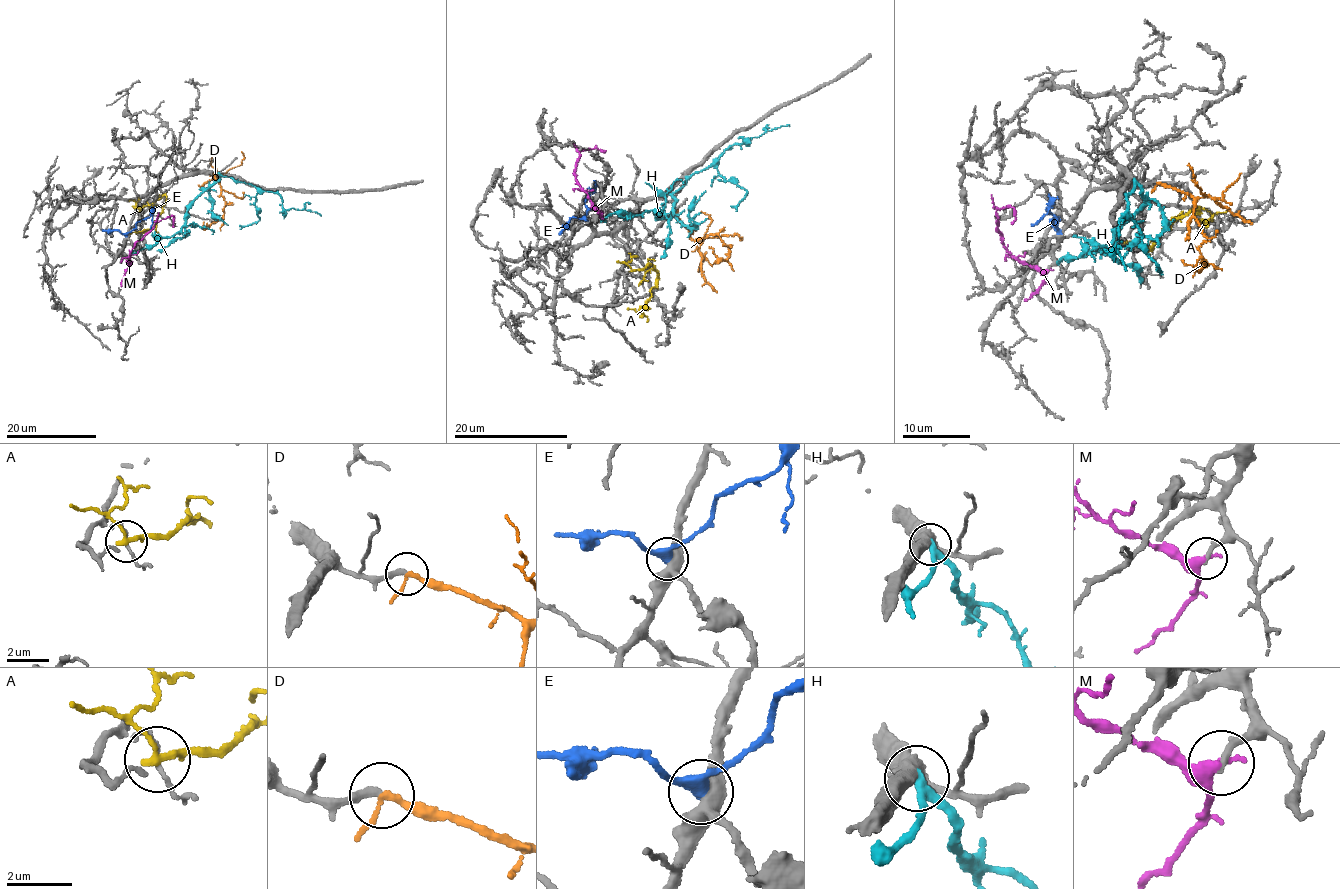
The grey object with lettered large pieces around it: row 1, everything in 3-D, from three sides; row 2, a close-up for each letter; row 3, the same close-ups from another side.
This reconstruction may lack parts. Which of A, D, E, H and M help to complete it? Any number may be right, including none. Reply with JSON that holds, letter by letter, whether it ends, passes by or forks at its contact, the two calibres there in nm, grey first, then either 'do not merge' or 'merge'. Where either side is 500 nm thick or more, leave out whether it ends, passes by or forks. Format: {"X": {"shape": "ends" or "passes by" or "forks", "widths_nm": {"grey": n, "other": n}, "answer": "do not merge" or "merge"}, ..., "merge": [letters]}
{"A": {"shape": "passes by", "widths_nm": {"grey": 110, "other": 200}, "answer": "do not merge"}, "D": {"shape": "passes by", "widths_nm": {"grey": 280, "other": 180}, "answer": "merge"}, "E": {"shape": "passes by", "widths_nm": {"grey": 440, "other": 360}, "answer": "do not merge"}, "H": {"widths_nm": {"grey": 500, "other": 260}, "answer": "do not merge"}, "M": {"shape": "passes by", "widths_nm": {"grey": 240, "other": 320}, "answer": "do not merge"}, "merge": ["D"]}

